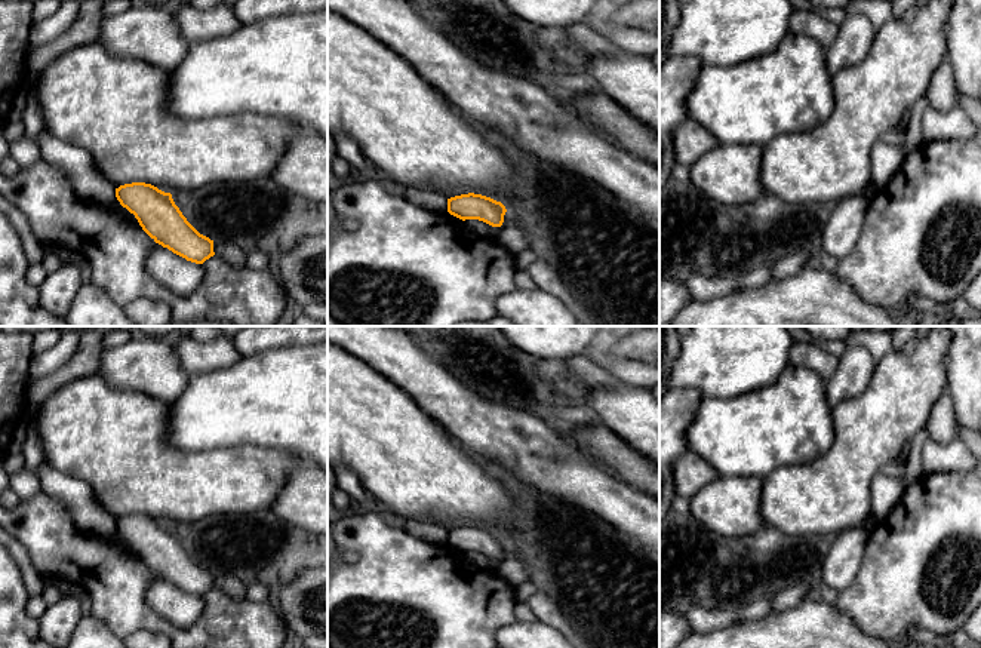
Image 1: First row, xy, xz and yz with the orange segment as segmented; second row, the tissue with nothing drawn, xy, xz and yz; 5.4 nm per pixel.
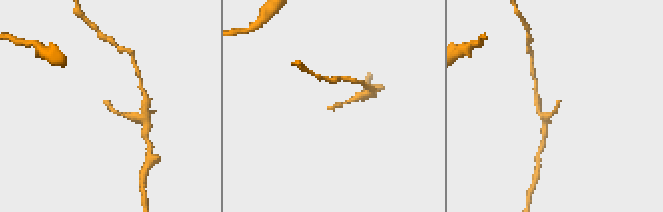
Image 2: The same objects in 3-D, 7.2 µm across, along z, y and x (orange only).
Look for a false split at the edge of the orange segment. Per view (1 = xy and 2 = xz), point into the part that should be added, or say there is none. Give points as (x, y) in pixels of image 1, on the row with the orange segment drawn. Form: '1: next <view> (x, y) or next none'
1: next none
2: next none

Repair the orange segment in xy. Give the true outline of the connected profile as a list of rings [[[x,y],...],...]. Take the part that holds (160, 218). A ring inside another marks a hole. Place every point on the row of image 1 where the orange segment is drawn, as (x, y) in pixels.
[[[132,182],[116,188],[116,197],[163,248],[196,264],[203,264],[215,255],[213,240],[187,221],[170,193],[151,184]]]

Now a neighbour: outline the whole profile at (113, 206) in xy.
[[[117,197],[108,203],[99,203],[99,206],[108,212],[116,215],[122,222],[126,222],[129,225],[139,225],[138,219],[135,218],[133,214],[130,214],[126,208],[120,205]]]

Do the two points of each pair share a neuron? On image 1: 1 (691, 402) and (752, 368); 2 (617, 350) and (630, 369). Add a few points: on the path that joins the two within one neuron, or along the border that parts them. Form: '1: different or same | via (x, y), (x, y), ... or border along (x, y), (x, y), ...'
1: different | border along (674, 387), (694, 387), (703, 398)
2: different | border along (606, 346), (615, 358), (634, 359), (643, 364)

